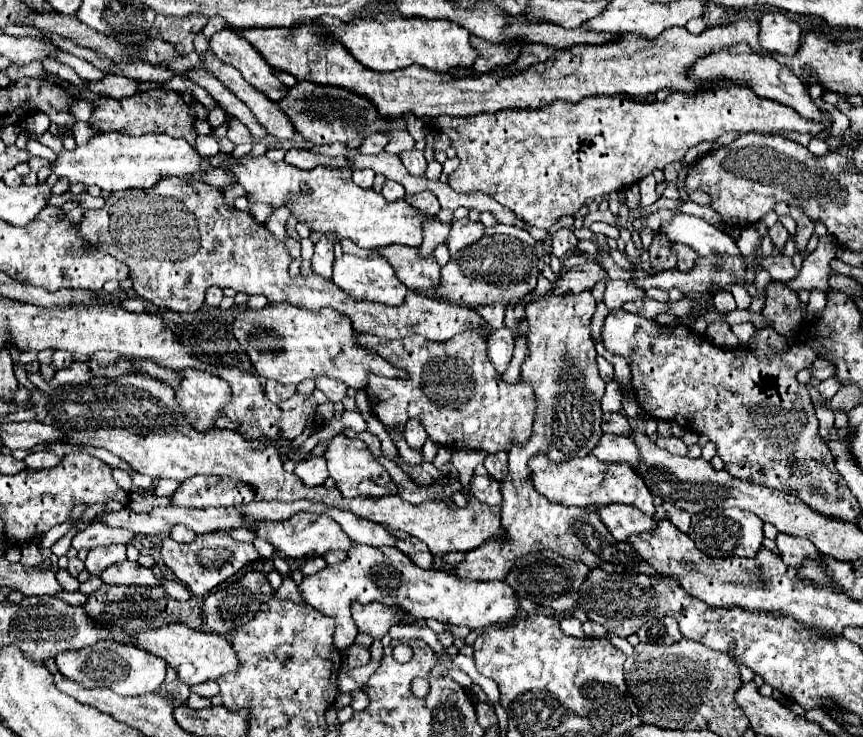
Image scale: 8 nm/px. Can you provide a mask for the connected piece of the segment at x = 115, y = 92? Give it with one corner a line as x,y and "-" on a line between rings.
109,74
109,76
105,76
101,81
89,82
88,91
105,94
105,96
111,96
111,98
121,100
121,98
127,98
127,96
137,94
137,86
139,86
137,80

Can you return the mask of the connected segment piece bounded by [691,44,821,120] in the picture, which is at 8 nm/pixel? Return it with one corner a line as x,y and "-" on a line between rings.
747,44
731,46
731,50
719,50
715,54
709,54
707,58
701,58
699,62
695,62
695,66
691,66
691,74
695,74
695,78
703,78
703,80
729,78
733,82
739,82
739,84
751,88
761,98
773,98
775,102
781,102
781,104
797,110
807,120
821,120
821,110
809,98
803,82
787,66
779,64
771,56
751,50
751,46
747,46

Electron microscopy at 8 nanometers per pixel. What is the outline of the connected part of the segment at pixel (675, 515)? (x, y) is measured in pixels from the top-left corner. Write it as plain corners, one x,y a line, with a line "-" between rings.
664,502
662,506
668,511
669,520
681,530
681,532
687,532
689,530
689,522
691,522
691,514
687,514
685,510
680,510
669,502

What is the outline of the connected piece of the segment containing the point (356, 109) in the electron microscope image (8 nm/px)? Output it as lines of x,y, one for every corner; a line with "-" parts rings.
299,82
297,86
293,86
289,94
279,102
279,106
291,118
297,132
313,144
347,142
357,136
365,138
367,134
373,134
377,130
385,132
385,130
405,128
403,120
385,122
367,98
359,94
351,94
349,90
341,90
335,86
319,86
313,82

